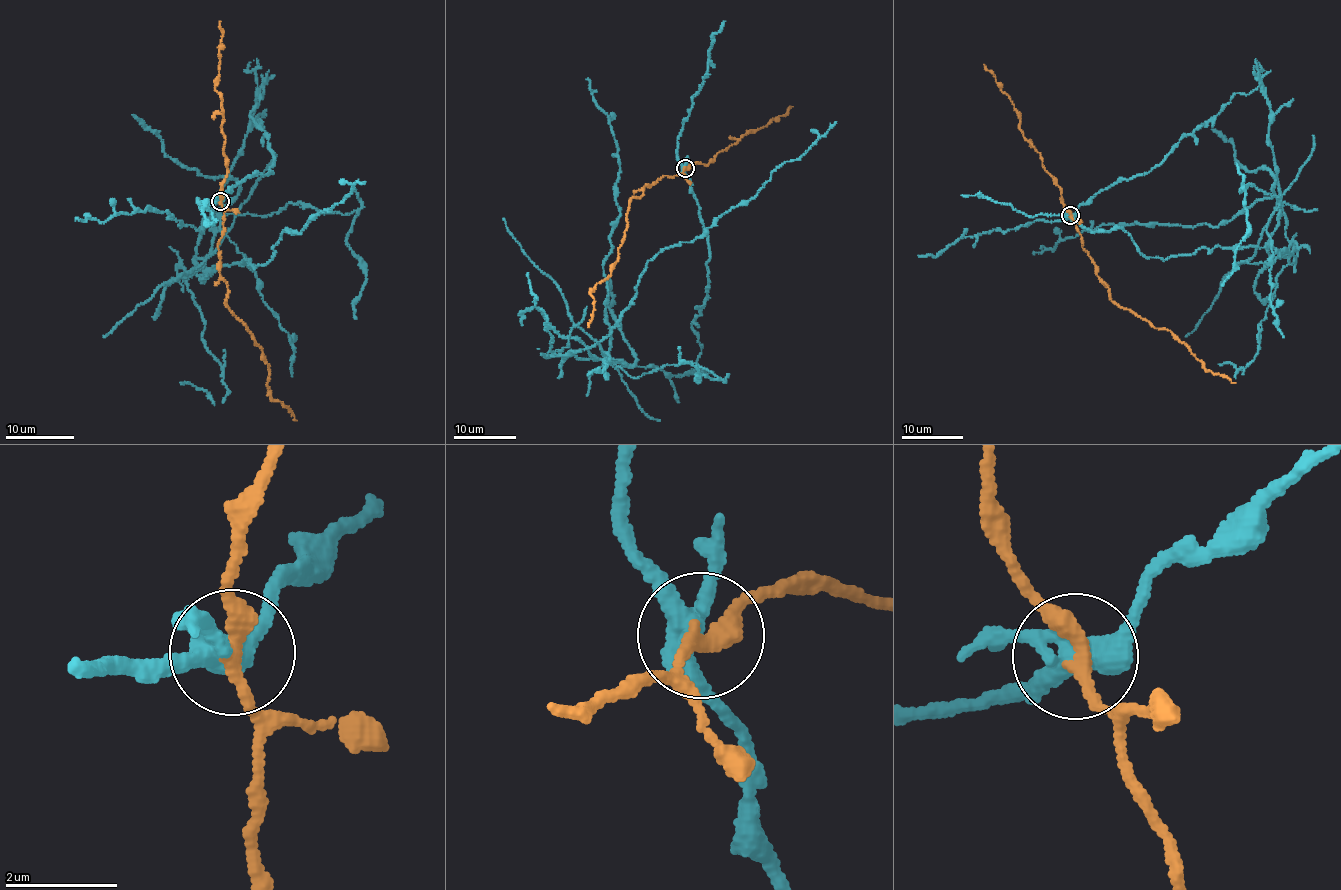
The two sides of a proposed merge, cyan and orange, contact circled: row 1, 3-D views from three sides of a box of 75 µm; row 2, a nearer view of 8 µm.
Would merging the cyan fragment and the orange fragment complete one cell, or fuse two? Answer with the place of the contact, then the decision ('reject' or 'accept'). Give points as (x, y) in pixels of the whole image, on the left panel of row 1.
at (220, 201); reject

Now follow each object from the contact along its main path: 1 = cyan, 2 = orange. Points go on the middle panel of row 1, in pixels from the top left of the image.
1: (686, 168), (709, 259), (691, 325), (696, 372), (566, 357), (607, 338), (648, 262), (748, 202), (836, 121)
2: (686, 168), (648, 184), (641, 196), (631, 199), (617, 261), (590, 294), (593, 316), (587, 327)

